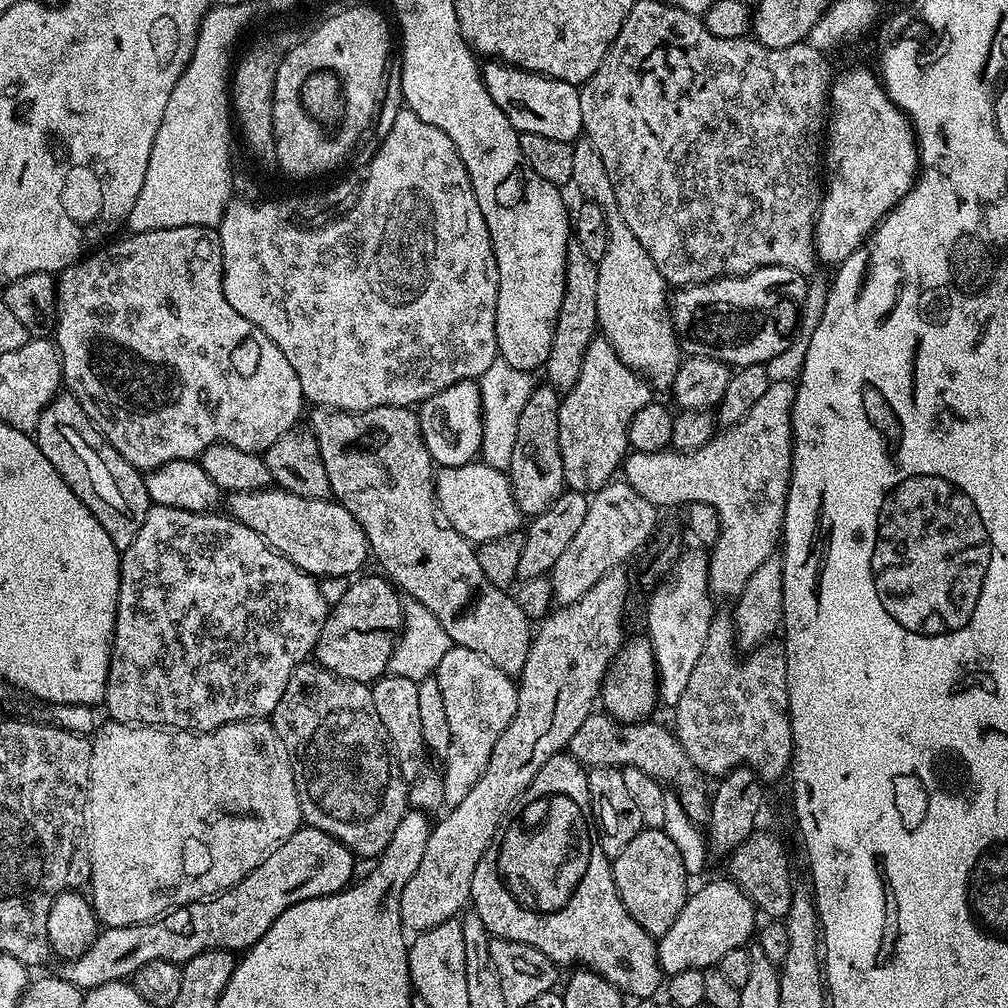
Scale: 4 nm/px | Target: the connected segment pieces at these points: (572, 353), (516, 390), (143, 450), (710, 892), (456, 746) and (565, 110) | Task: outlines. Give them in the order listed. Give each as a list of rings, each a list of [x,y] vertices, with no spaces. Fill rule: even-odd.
[[[576,239],[568,241],[566,250],[566,278],[562,306],[558,306],[558,318],[552,335],[552,345],[542,369],[547,383],[557,392],[563,394],[571,390],[574,382],[578,382],[578,374],[582,372],[582,358],[586,358],[586,346],[598,334],[598,261],[590,258]]]
[[[497,359],[478,377],[480,397],[482,398],[482,446],[479,459],[485,464],[501,470],[510,466],[510,457],[514,455],[514,434],[518,434],[518,417],[526,406],[534,387],[534,376],[531,372],[514,370],[506,361]]]
[[[201,224],[178,226],[125,235],[125,240],[105,243],[59,273],[56,280],[56,318],[54,343],[60,352],[60,371],[67,391],[76,397],[82,410],[111,442],[114,450],[126,458],[126,462],[141,470],[151,470],[175,460],[196,460],[212,444],[238,446],[238,450],[263,454],[282,434],[297,427],[300,411],[306,408],[302,394],[302,382],[294,374],[294,366],[286,362],[286,354],[254,326],[230,302],[222,290],[222,246],[216,228],[204,228]]]
[[[725,878],[725,880],[712,880],[709,884],[702,885],[697,892],[695,889],[689,895],[688,901],[685,902],[678,914],[678,918],[674,918],[674,926],[670,926],[670,930],[665,936],[659,937],[656,949],[658,950],[658,962],[661,970],[668,976],[673,976],[687,968],[708,970],[719,965],[722,954],[726,954],[735,948],[745,947],[751,936],[753,939],[758,928],[756,916],[758,917],[756,905],[735,880]]]
[[[453,647],[438,662],[435,673],[438,690],[442,692],[442,706],[446,706],[446,718],[450,722],[450,750],[442,760],[444,777],[444,804],[451,806],[462,802],[474,782],[482,778],[486,762],[494,750],[494,742],[502,738],[502,730],[510,726],[516,709],[517,681],[498,666],[486,662],[474,650]]]
[[[488,62],[483,65],[482,75],[490,98],[510,118],[516,131],[526,134],[542,134],[545,138],[558,138],[558,142],[572,144],[583,133],[582,102],[580,88],[564,80],[551,80],[536,72],[525,72],[503,62]]]

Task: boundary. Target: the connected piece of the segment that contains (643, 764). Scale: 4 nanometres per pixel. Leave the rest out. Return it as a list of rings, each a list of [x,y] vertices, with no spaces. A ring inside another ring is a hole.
[[[603,710],[593,711],[592,715],[586,718],[586,722],[578,726],[574,738],[570,738],[567,755],[588,768],[627,766],[655,776],[671,789],[691,820],[707,821],[710,811],[710,788],[704,785],[705,773],[699,772],[690,762],[686,750],[680,745],[680,740],[671,727],[663,728],[660,724],[652,723],[627,724],[615,720]]]

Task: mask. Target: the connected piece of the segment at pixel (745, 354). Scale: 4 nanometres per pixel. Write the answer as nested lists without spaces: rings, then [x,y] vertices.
[[[770,266],[759,268],[745,276],[723,276],[720,280],[707,280],[705,284],[677,287],[670,296],[676,338],[689,356],[709,356],[737,369],[751,364],[767,365],[768,360],[782,355],[788,348],[788,335],[796,328],[800,303],[808,296],[808,284],[804,280],[807,279],[803,272],[795,272],[793,268]]]

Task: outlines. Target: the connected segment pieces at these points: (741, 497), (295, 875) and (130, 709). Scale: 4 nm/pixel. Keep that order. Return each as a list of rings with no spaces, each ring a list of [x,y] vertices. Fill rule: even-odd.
[[[777,379],[737,424],[725,427],[720,432],[721,436],[720,433],[713,435],[701,448],[695,448],[692,452],[629,451],[623,460],[623,479],[651,504],[663,506],[707,502],[709,506],[714,506],[714,510],[718,510],[720,533],[718,542],[711,545],[708,557],[708,588],[713,597],[739,596],[746,582],[750,582],[750,574],[754,574],[754,570],[758,570],[758,566],[762,566],[762,562],[768,560],[781,543],[786,498],[792,484],[792,403],[795,397],[795,387]]]
[[[302,826],[297,832],[290,834],[290,838],[286,838],[286,842],[282,842],[282,846],[275,848],[257,868],[250,870],[250,874],[246,874],[242,882],[227,888],[219,896],[198,900],[194,904],[186,904],[182,908],[175,909],[174,915],[168,918],[173,920],[161,918],[134,926],[101,927],[97,931],[94,942],[81,956],[65,960],[59,965],[61,967],[58,968],[59,975],[69,980],[75,988],[87,990],[114,980],[127,981],[138,969],[155,960],[168,960],[172,964],[182,966],[190,958],[203,952],[237,950],[236,948],[247,950],[257,944],[262,934],[266,934],[266,930],[270,930],[272,923],[286,910],[290,910],[290,906],[319,896],[332,896],[336,892],[343,892],[353,883],[352,871],[355,870],[356,863],[358,863],[357,857],[345,844],[338,842],[322,830]]]
[[[152,504],[146,514],[146,522],[142,522],[142,530],[138,530],[138,538],[134,538],[134,542],[130,542],[130,546],[123,549],[120,557],[120,597],[118,598],[118,606],[116,607],[116,631],[112,634],[112,664],[108,668],[108,681],[106,682],[106,694],[104,695],[103,707],[108,708],[108,716],[111,719],[122,722],[123,724],[143,724],[145,726],[163,726],[169,730],[191,730],[194,732],[213,732],[215,728],[221,728],[224,724],[230,722],[238,722],[239,720],[254,720],[257,718],[271,717],[272,711],[278,706],[278,702],[282,698],[282,690],[286,690],[286,682],[290,682],[290,674],[294,674],[294,670],[298,665],[305,663],[313,655],[316,643],[318,642],[318,634],[322,634],[322,626],[326,622],[330,606],[322,598],[320,593],[320,585],[317,577],[310,575],[309,572],[302,571],[298,566],[294,566],[294,562],[287,560],[281,552],[276,552],[267,544],[263,536],[259,536],[254,530],[250,530],[250,526],[246,526],[242,522],[232,519],[231,515],[216,516],[215,511],[210,512],[191,512],[190,510],[182,510],[181,508],[171,508],[170,506],[158,506]]]

